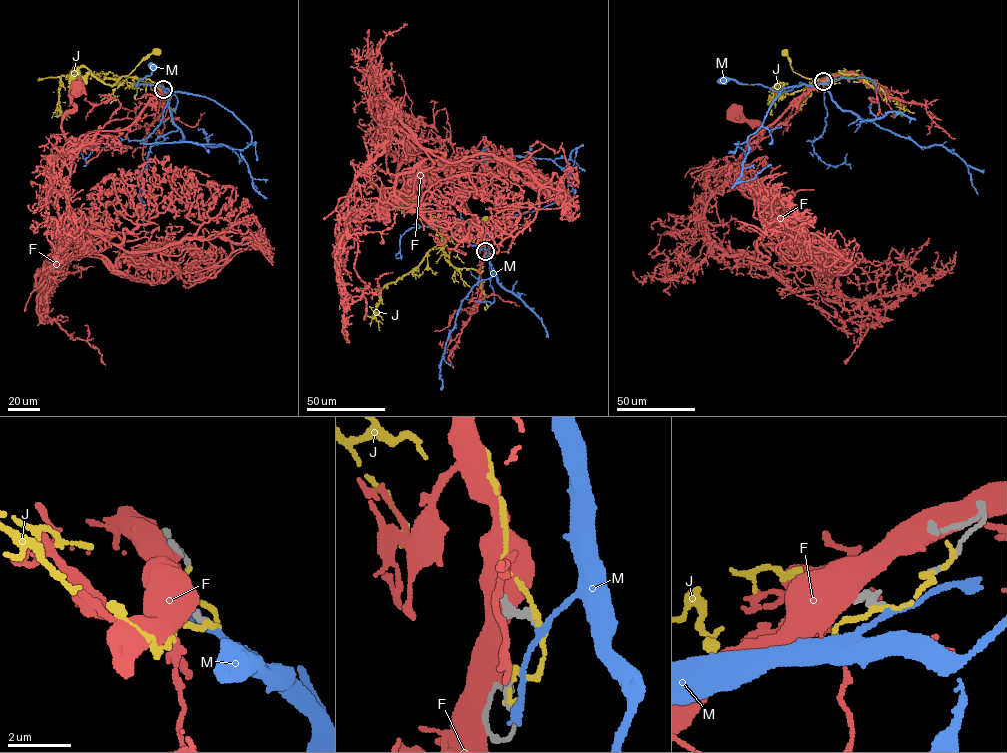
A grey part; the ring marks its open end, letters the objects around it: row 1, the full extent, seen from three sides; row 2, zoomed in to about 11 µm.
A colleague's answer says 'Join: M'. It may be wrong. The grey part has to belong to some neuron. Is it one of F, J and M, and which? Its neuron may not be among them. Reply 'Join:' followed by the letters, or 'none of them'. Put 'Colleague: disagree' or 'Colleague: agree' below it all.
Join: none of them
Colleague: disagree

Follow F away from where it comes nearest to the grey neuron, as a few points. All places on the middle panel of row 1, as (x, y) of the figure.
F: (485, 252), (456, 171), (446, 163), (421, 159), (393, 139), (387, 172), (399, 181), (397, 170), (407, 154)

